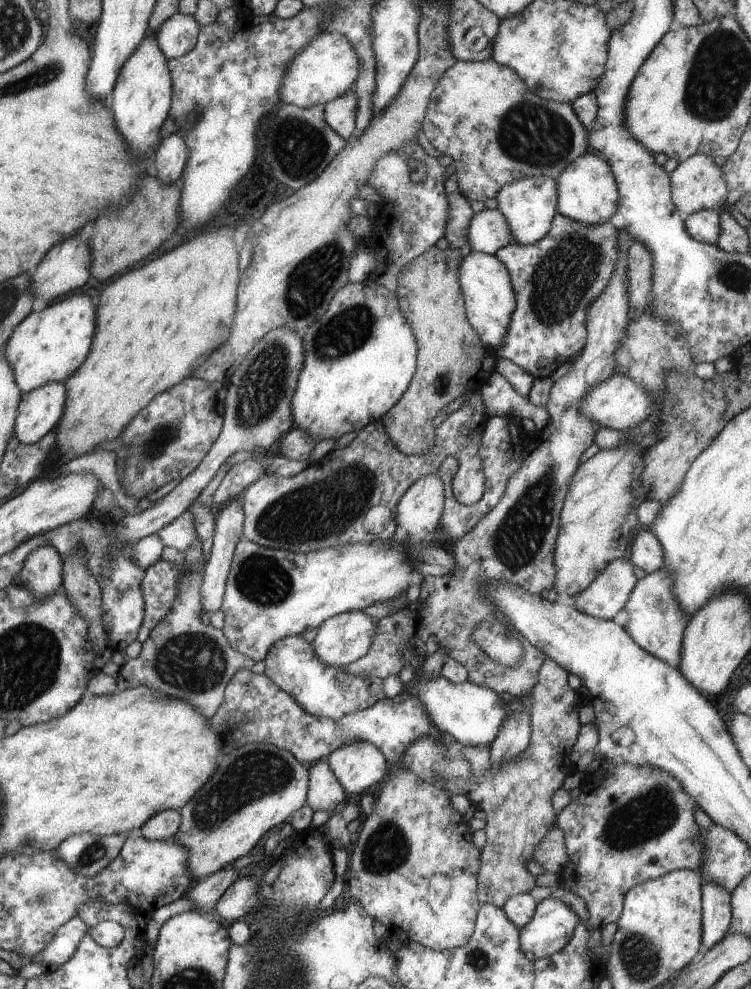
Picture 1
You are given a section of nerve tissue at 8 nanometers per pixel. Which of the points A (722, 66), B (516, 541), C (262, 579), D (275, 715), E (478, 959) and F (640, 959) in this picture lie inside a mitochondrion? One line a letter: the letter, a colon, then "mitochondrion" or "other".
A: mitochondrion
B: mitochondrion
C: mitochondrion
D: other
E: mitochondrion
F: mitochondrion

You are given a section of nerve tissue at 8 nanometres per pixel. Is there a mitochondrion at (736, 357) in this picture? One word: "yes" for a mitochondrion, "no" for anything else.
no

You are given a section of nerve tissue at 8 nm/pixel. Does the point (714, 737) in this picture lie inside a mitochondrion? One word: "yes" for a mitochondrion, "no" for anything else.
no

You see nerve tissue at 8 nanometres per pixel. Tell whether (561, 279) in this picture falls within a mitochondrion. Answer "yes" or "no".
yes

